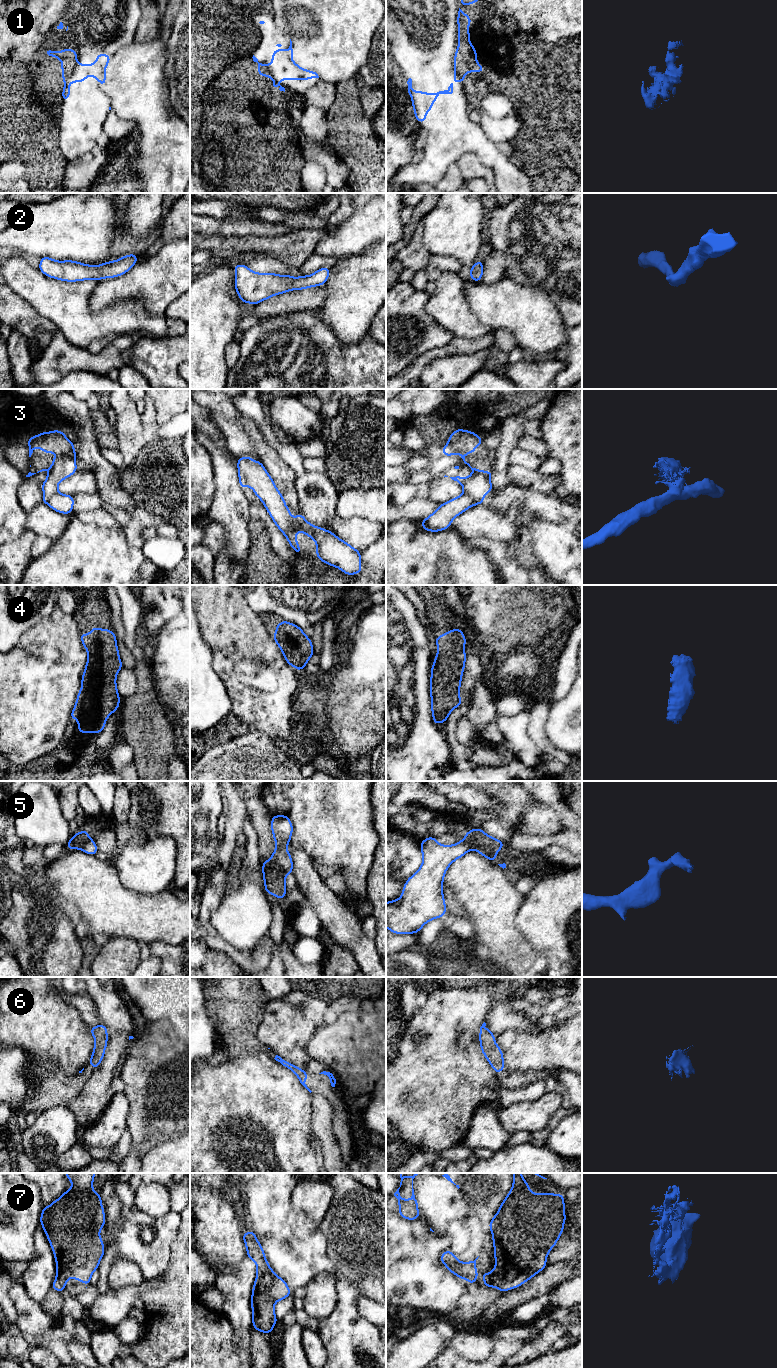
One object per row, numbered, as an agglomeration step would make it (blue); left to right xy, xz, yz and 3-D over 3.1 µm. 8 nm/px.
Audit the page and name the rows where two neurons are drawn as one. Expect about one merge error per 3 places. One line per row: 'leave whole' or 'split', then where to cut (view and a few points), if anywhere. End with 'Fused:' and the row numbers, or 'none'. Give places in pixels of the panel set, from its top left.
1: split; cut xy (77, 63), (65, 82)
2: leave whole; cut none
3: split; cut yz (463, 492), (479, 503)
4: leave whole; cut none
5: split; cut xz (271, 857), (287, 874)
6: leave whole; cut none
7: leave whole; cut none
Fused: 1, 3, 5

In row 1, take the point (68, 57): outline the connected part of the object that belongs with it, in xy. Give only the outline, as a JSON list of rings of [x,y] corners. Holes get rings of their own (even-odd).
[[[47,48],[44,55],[61,60],[62,79],[66,82],[77,65],[76,50],[65,48],[63,51],[53,52],[50,48]]]

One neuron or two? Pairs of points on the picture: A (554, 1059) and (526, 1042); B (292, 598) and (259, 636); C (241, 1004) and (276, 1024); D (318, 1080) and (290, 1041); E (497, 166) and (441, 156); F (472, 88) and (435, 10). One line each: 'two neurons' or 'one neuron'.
A: one neuron
B: two neurons
C: two neurons
D: two neurons
E: one neuron
F: two neurons

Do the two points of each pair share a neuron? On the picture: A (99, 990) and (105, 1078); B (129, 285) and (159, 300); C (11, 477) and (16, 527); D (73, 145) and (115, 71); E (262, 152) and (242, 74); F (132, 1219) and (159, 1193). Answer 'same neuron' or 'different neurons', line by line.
A: same neuron
B: same neuron
C: same neuron
D: different neurons
E: same neuron
F: different neurons

